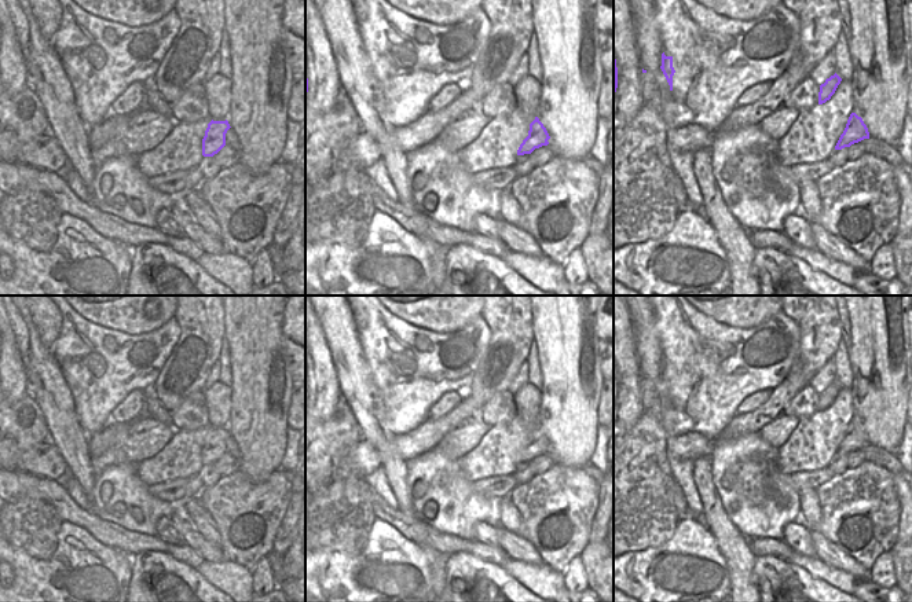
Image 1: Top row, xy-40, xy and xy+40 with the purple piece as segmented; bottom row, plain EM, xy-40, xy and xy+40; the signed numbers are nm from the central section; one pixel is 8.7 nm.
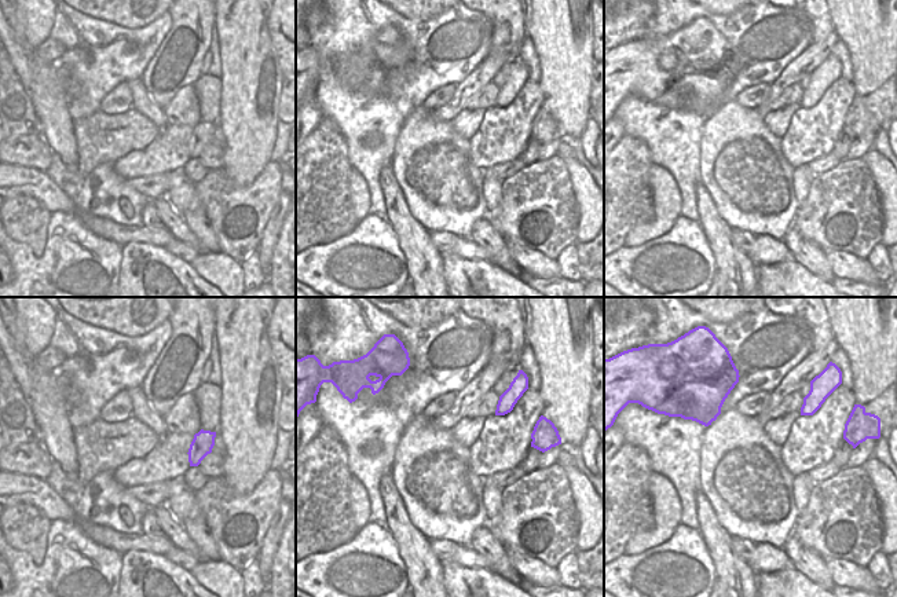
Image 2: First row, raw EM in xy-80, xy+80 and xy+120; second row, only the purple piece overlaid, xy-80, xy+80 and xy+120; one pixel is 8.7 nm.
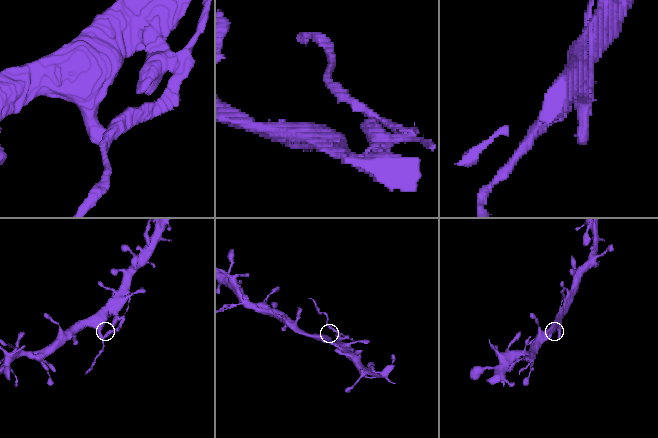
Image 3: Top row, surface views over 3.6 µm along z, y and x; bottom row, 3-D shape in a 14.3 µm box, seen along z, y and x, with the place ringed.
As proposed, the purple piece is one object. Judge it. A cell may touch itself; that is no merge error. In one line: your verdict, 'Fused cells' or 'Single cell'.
Fused cells.

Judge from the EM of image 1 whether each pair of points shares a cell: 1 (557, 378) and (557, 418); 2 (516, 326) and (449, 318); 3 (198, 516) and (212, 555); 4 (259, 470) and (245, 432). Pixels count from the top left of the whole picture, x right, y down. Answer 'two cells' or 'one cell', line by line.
1: one cell
2: two cells
3: two cells
4: one cell

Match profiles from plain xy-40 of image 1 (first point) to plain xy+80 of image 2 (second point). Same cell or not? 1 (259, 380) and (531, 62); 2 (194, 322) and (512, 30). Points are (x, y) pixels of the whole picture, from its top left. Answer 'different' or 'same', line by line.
1: different
2: same

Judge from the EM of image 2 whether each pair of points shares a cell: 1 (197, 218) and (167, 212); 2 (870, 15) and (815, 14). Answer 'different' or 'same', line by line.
1: different
2: different

